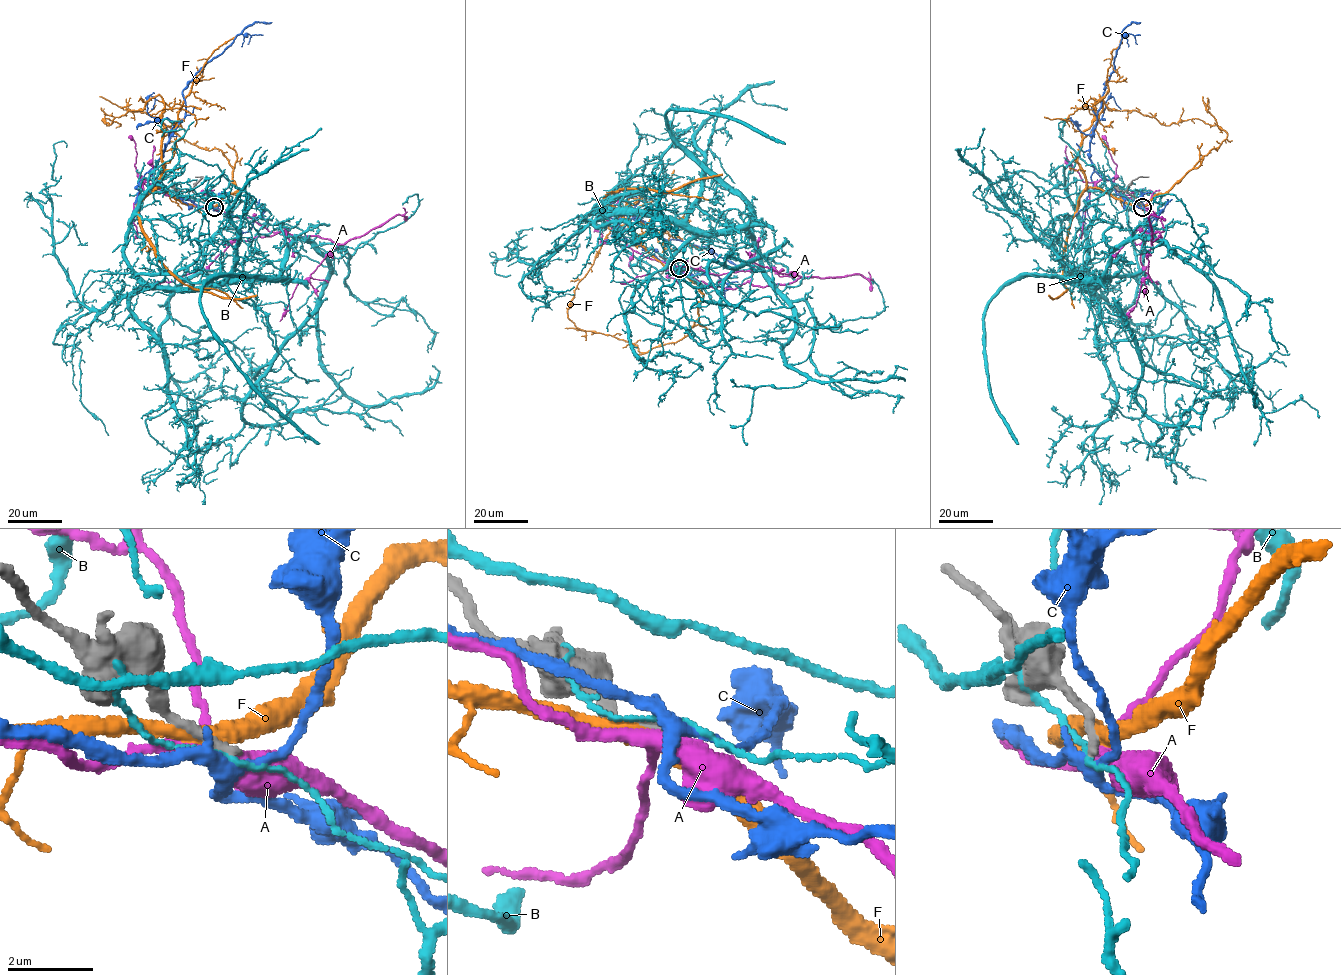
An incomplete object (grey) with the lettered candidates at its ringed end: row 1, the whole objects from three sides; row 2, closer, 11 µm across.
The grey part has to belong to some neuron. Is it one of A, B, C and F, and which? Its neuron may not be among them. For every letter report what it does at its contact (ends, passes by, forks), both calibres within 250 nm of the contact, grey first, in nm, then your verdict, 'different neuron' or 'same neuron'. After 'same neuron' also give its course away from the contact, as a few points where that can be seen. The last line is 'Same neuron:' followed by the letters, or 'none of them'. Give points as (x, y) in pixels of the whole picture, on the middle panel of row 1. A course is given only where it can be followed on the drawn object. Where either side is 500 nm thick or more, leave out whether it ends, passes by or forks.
A: it forks | 240/360 nm | different neuron
B: it passes by | 240/100 nm | different neuron
C: it forks | 220/300 nm | different neuron
F: it passes by | 280/400 nm | different neuron
Same neuron: none of them

